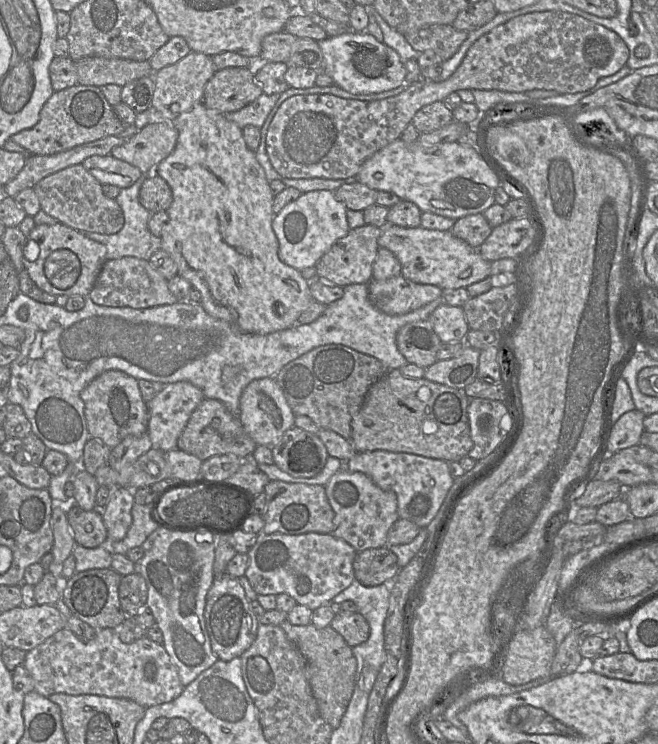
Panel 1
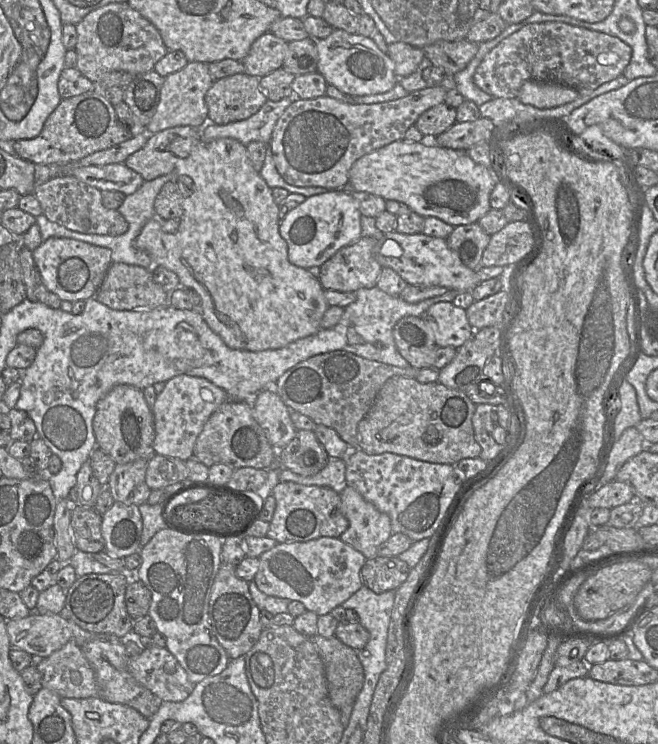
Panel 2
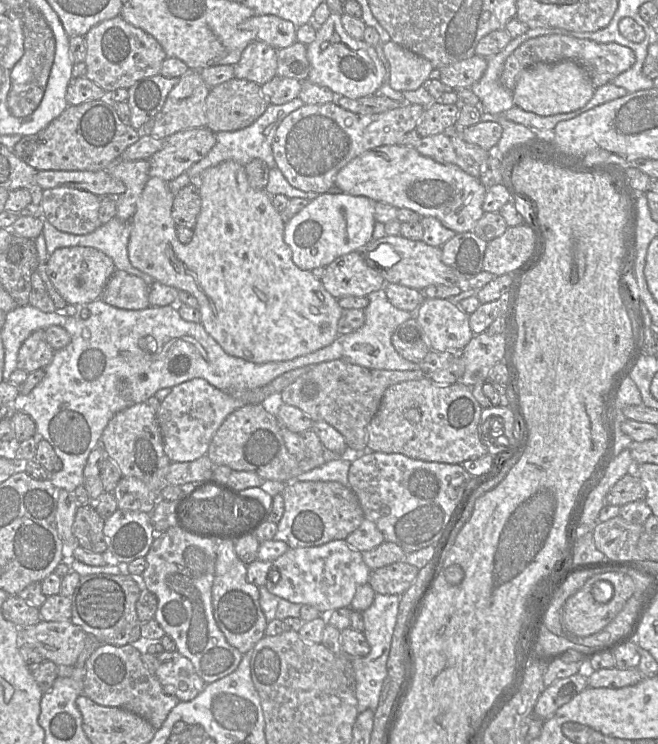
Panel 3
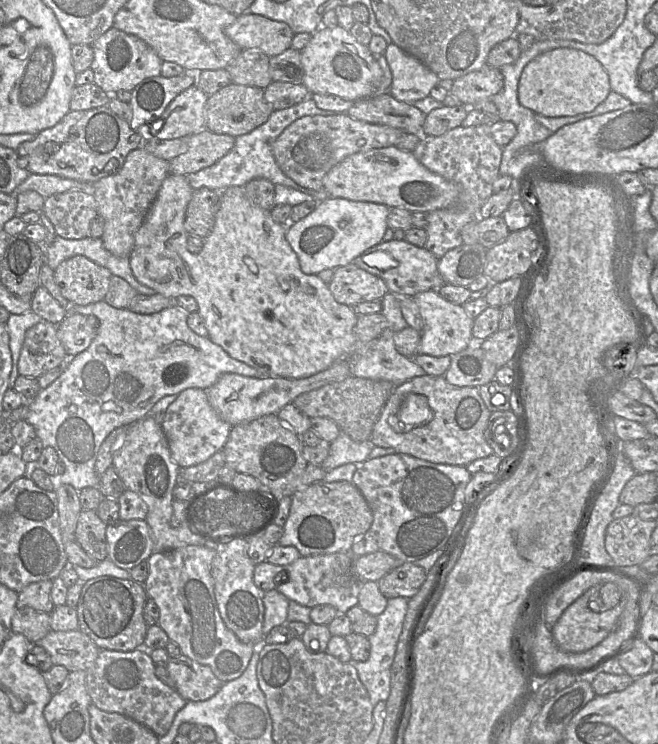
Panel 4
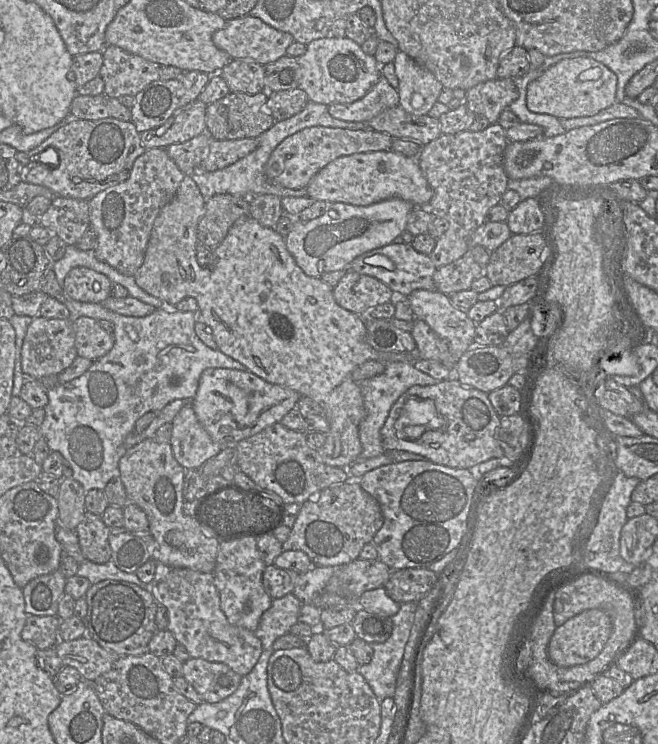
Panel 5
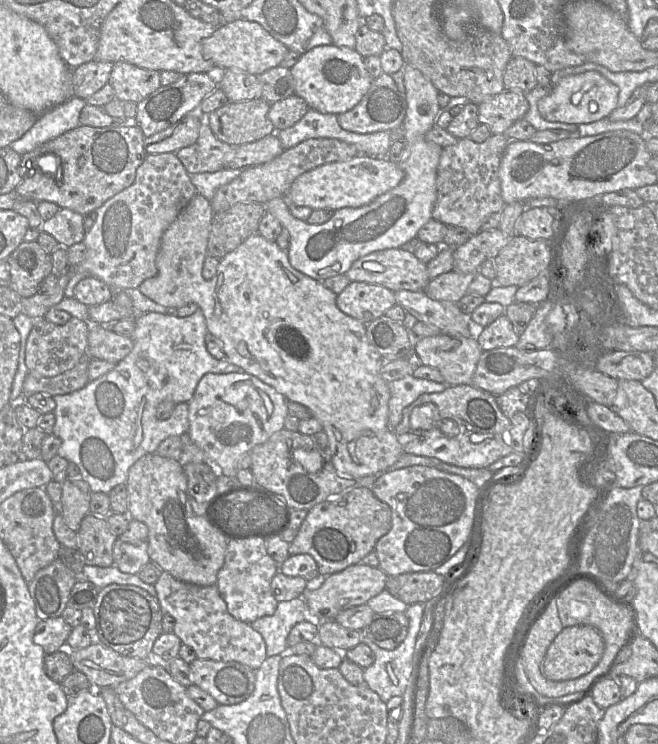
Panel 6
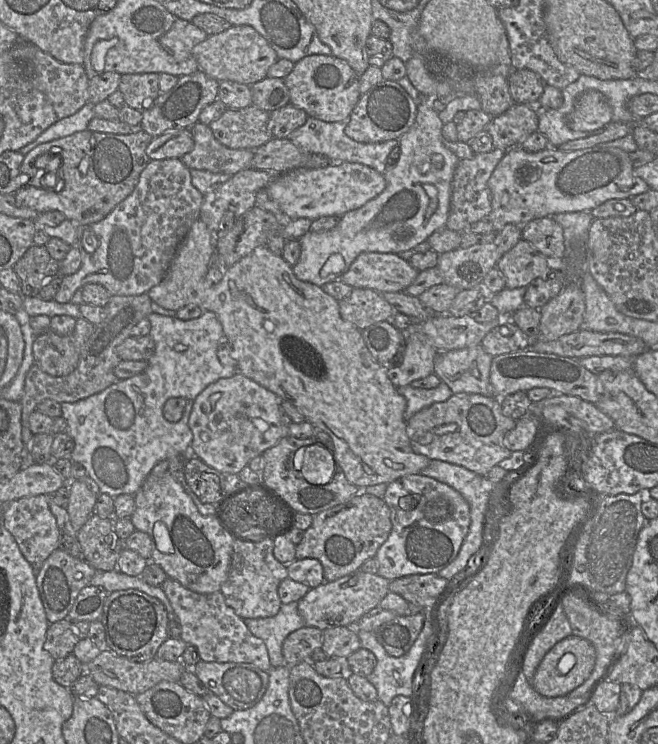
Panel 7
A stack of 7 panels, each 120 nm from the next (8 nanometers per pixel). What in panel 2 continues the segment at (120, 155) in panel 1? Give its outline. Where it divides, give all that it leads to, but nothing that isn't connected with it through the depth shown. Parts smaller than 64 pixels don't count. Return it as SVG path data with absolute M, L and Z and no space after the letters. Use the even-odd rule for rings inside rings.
M176 126L149 136L146 144L124 162L127 167L139 173L144 181L172 173L177 162L187 158L192 149L201 141L201 129L192 126Z

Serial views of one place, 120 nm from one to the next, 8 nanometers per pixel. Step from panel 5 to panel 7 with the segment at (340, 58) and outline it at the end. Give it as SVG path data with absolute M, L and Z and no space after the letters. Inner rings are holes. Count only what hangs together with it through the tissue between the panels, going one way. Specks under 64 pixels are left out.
M310 55L296 62L291 73L283 80L289 91L289 102L292 105L303 109L310 117L325 122L342 122L348 120L361 96L359 92L358 76L359 75L357 75L343 59L333 55Z

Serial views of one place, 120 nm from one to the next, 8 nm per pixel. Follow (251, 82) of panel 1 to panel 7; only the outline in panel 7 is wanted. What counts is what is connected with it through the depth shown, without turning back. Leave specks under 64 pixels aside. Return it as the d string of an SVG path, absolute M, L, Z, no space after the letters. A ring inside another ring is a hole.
M251 104L226 111L209 125L214 137L231 149L255 150L273 136L268 130L270 112Z

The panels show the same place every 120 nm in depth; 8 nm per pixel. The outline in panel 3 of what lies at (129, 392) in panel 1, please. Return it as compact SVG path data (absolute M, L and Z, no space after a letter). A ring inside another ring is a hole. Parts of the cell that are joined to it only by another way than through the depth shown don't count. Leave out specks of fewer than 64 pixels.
M138 403L115 414L105 427L100 445L118 467L123 477L134 477L142 481L152 492L159 494L165 486L165 477L171 463L163 450L163 440L156 415L147 403Z

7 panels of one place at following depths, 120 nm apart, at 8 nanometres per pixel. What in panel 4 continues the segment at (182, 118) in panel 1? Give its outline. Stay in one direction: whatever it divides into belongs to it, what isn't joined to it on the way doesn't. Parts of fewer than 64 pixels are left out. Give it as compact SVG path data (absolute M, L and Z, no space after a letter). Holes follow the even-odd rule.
M169 174L162 182L156 199L152 203L142 225L135 233L133 249L128 257L129 265L134 277L143 285L152 288L172 300L181 295L192 296L198 304L198 313L202 317L208 330L209 339L223 348L232 358L241 361L268 377L288 379L307 378L333 365L334 362L345 358L357 348L358 338L354 334L358 314L349 306L334 299L328 285L317 275L307 275L302 272L297 254L285 238L286 226L276 223L271 217L271 211L263 210L253 205L245 196L243 187L228 187L221 191L220 207L215 217L215 223L210 234L204 239L204 245L199 253L191 253L187 249L188 233L184 228L187 206L192 198L194 189L184 175Z

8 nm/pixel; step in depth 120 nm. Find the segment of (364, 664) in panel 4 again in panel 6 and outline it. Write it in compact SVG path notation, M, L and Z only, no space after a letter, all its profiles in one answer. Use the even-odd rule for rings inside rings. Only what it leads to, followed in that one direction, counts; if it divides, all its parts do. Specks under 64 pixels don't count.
M414 603L408 606L405 614L409 619L409 630L404 641L394 650L383 649L368 638L363 637L363 642L370 647L375 655L374 663L367 668L363 668L364 680L385 703L394 696L402 696L409 685L410 678L412 679L413 656L423 613L423 603Z

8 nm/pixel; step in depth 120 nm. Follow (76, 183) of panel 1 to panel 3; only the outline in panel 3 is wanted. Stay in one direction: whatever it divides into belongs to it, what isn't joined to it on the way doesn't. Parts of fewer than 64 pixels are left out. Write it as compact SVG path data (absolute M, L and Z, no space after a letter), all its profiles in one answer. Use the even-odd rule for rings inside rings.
M69 187L43 190L40 207L43 220L61 232L85 235L101 226L97 195Z

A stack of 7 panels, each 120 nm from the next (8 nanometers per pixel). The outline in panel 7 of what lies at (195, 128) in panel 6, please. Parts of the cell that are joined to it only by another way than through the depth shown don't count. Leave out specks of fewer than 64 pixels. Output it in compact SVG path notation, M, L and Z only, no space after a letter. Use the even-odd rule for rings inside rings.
M175 129L153 138L146 149L146 153L152 160L180 159L193 147L194 139L191 129Z

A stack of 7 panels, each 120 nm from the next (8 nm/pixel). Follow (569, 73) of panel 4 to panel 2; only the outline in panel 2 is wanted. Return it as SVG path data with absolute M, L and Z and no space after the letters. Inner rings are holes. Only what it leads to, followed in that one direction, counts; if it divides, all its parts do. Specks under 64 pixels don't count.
M532 80L522 85L516 98L538 109L549 109L572 102L579 96L575 89L566 85Z

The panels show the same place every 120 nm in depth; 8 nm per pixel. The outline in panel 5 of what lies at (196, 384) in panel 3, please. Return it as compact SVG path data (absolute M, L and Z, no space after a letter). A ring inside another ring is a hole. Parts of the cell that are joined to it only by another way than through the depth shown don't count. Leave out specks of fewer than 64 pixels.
M191 402L175 416L170 445L177 462L187 469L199 469L221 449L199 423Z

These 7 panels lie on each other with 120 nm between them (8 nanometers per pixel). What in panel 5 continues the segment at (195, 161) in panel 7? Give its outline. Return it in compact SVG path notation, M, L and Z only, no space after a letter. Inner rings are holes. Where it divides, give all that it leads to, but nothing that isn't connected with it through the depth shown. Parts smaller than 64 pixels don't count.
M205 131L186 142L172 144L166 147L165 150L177 167L185 175L190 176L198 170L198 165L204 159L204 153L208 151L213 139L211 133Z

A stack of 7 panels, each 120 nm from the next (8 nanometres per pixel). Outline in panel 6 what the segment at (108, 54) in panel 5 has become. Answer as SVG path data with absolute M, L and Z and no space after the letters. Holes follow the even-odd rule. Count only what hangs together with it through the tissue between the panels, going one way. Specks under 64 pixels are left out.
M118 61L113 63L108 84L119 101L138 103L161 86L161 72Z

